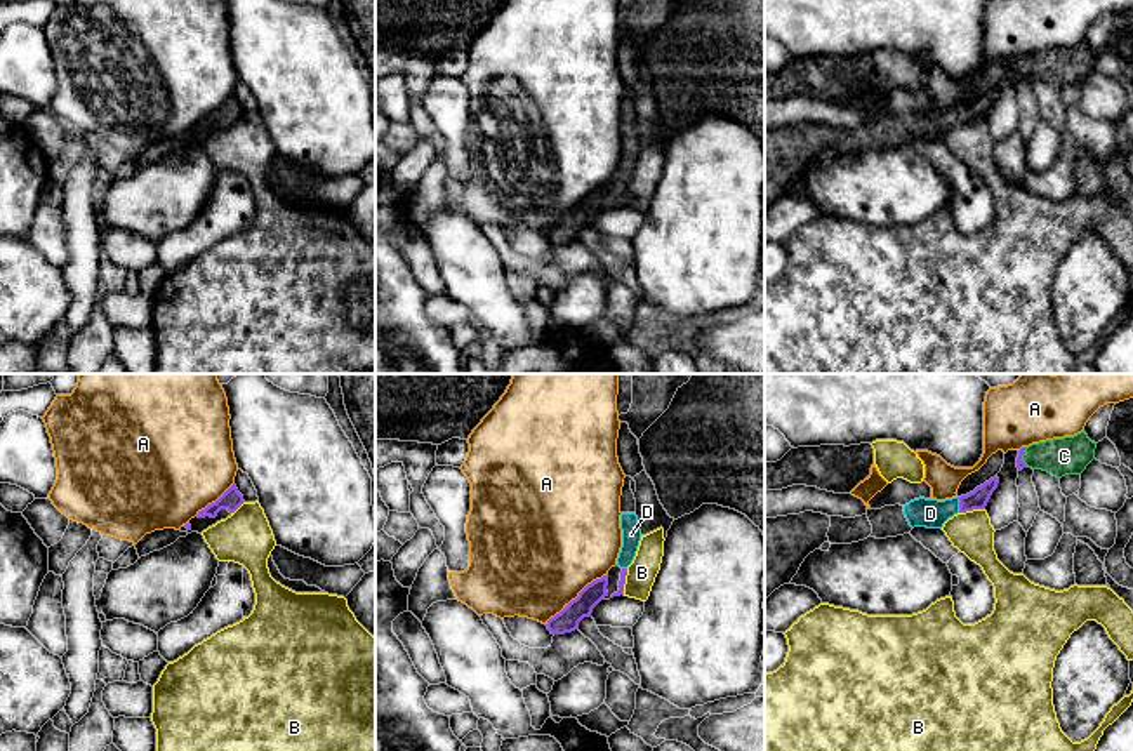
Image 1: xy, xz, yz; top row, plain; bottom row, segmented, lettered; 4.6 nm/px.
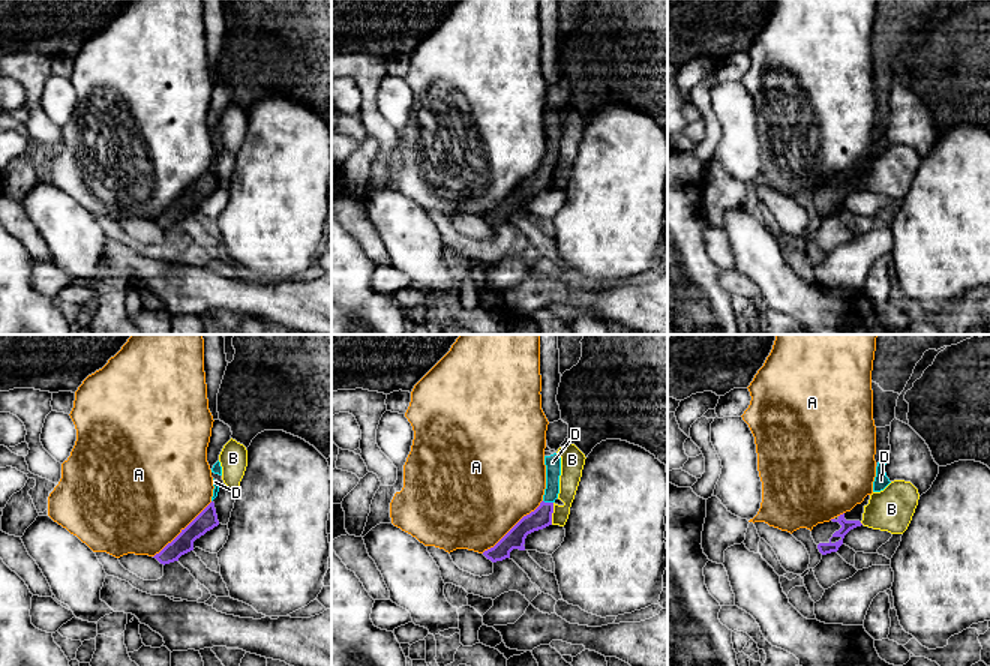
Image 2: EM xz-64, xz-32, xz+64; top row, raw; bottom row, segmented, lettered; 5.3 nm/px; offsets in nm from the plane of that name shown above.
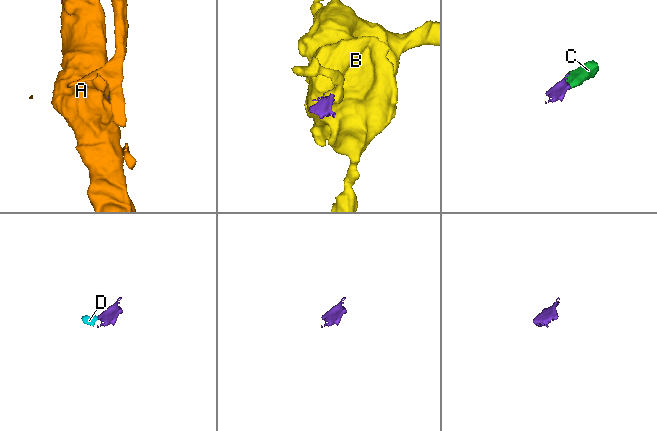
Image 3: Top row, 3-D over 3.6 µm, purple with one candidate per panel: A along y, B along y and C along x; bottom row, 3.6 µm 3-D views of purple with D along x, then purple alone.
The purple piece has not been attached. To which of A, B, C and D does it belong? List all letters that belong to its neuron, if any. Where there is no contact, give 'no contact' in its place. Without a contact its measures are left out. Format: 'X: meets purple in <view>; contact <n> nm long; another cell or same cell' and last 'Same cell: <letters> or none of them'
A: meets purple in xz; contact 360 nm long; another cell
B: meets purple in yz; contact 120 nm long; another cell
C: meets purple in yz; contact 90 nm long; same cell
D: meets purple in yz; contact 70 nm long; same cell
Same cell: C, D

